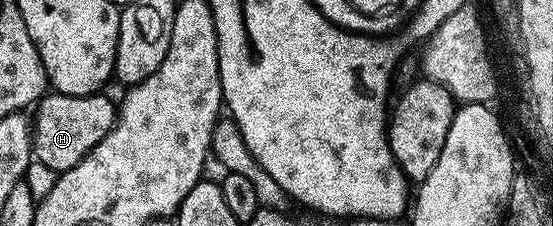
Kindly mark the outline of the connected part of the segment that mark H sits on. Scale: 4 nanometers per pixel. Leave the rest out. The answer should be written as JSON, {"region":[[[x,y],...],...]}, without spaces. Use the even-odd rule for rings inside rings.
{"region":[[[53,91],[47,92],[41,101],[37,102],[32,113],[32,157],[33,160],[44,163],[55,173],[63,173],[80,159],[84,159],[112,131],[116,116],[115,102],[105,97],[105,92],[99,91],[92,95],[64,95]]]}

